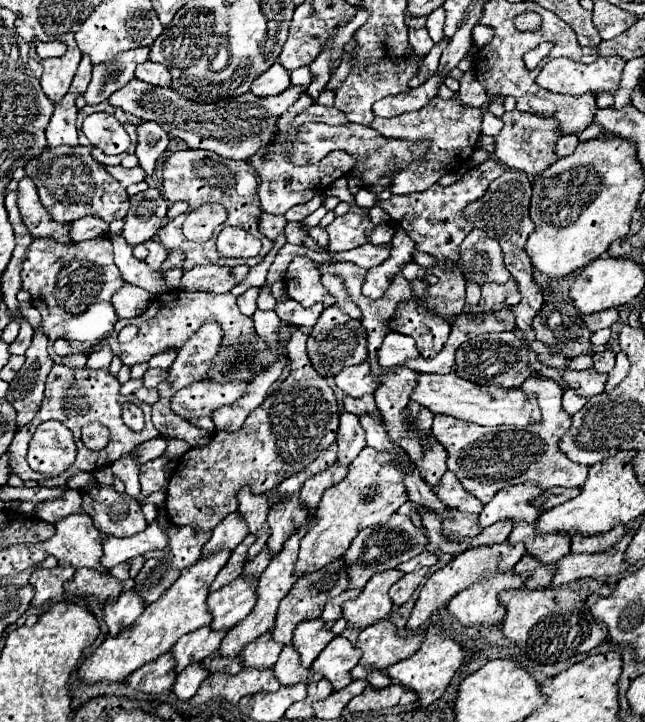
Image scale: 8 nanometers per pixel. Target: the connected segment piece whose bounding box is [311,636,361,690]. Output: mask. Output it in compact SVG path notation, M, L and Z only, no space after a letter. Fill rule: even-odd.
M335 636L327 648L319 654L319 658L311 664L313 672L323 674L333 684L333 690L341 690L351 684L351 668L359 662L361 652L347 638Z

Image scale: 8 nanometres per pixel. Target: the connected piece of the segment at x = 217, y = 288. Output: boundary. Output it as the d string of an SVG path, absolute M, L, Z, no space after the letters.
M207 264L195 266L189 272L183 274L181 278L181 288L183 290L215 292L229 292L233 288L233 280L229 278L229 268L217 266L217 264Z

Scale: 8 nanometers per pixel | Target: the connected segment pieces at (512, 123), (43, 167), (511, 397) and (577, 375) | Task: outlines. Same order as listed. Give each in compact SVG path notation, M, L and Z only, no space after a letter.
M505 112L505 126L495 136L495 156L501 164L507 168L515 168L527 174L541 174L545 168L549 168L553 162L559 160L555 154L555 144L559 140L559 120L537 116L531 112Z
M59 146L55 150L45 148L43 156L29 160L25 170L39 190L41 204L47 212L51 212L51 218L55 222L69 224L87 214L97 216L105 222L113 222L123 220L129 212L129 196L125 188L91 158L91 150L85 146Z
M419 372L419 380L415 390L411 392L411 400L419 402L421 406L429 408L431 412L451 414L455 418L475 422L481 426L499 426L499 424L511 424L511 426L527 426L541 420L541 412L537 406L537 400L533 396L523 394L521 390L511 388L487 388L479 384L471 384L469 380L459 378L455 372L451 374L425 374Z
M593 368L581 370L581 372L567 370L563 378L567 380L567 384L569 384L581 398L593 398L593 396L601 394L601 392L603 392L603 386L605 386L605 380L607 380L607 376L599 376Z

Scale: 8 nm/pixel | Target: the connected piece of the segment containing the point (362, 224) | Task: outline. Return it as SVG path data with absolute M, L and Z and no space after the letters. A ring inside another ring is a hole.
M347 212L345 216L335 218L327 226L329 234L329 250L341 252L341 250L351 250L355 246L361 246L367 242L365 230L371 230L373 222L369 220L367 212Z

